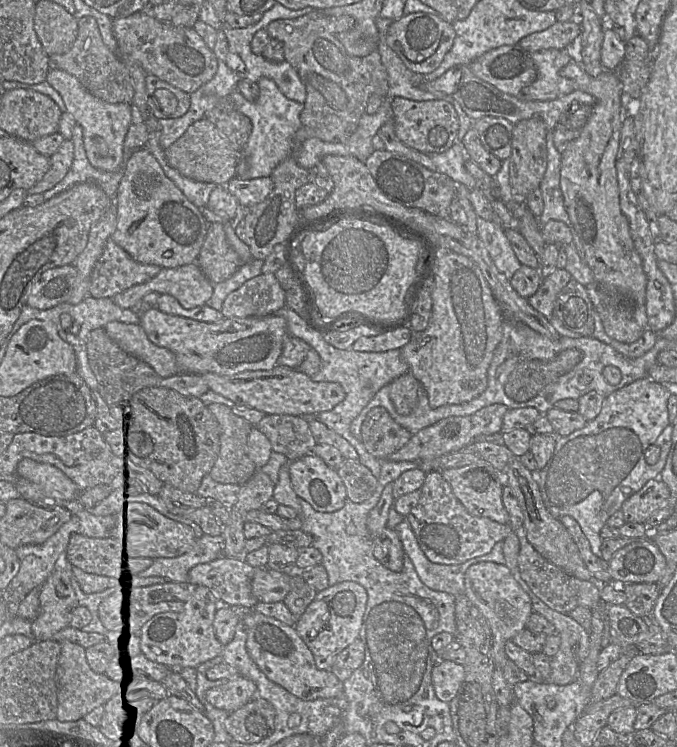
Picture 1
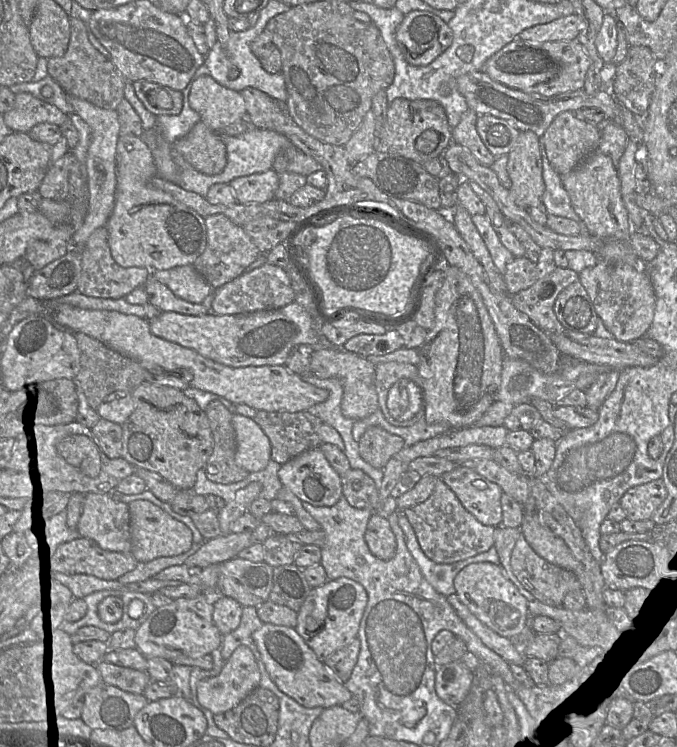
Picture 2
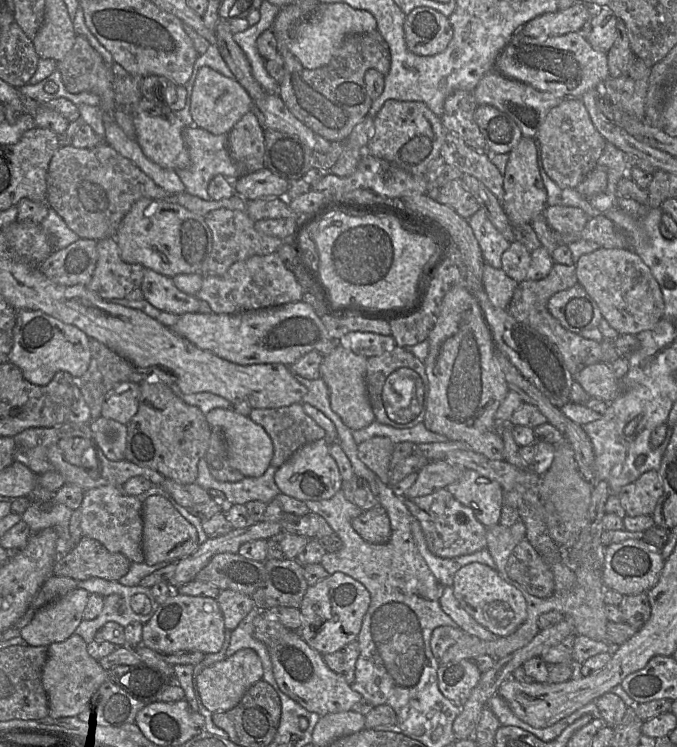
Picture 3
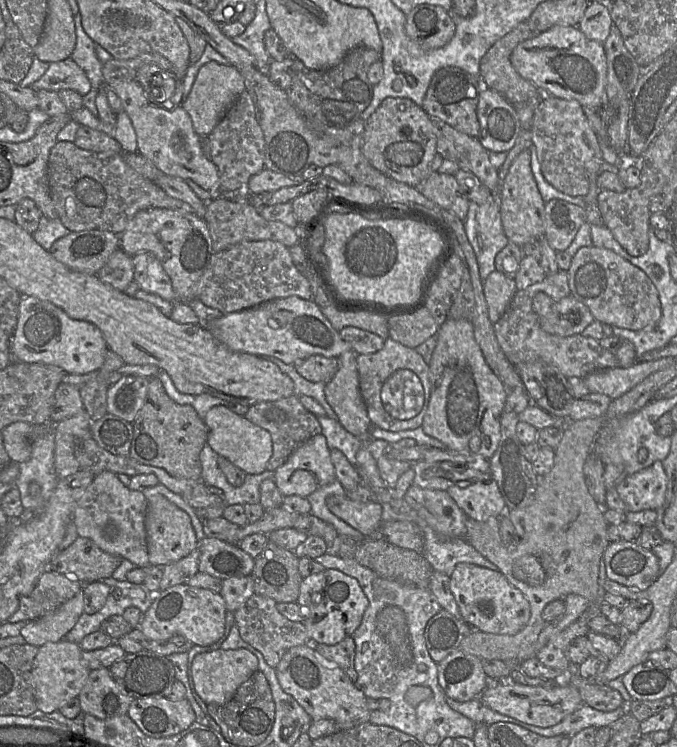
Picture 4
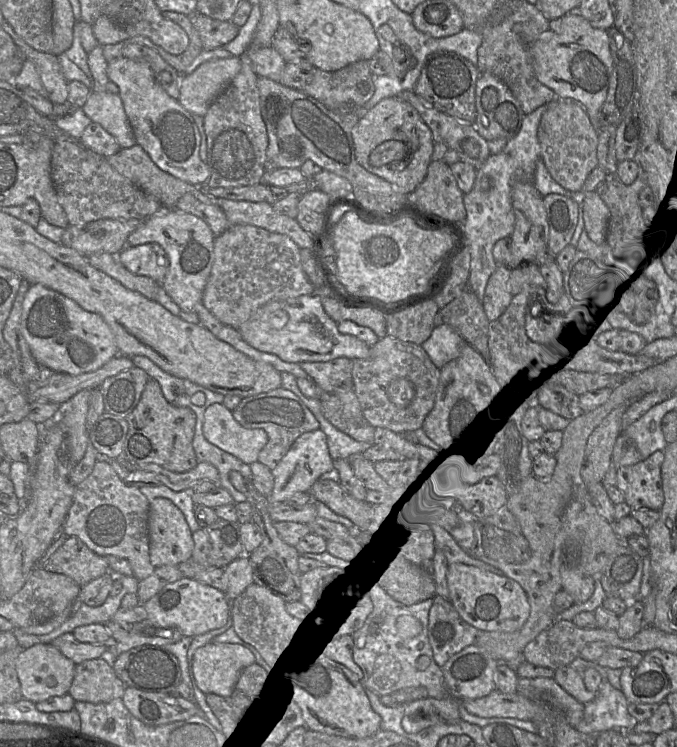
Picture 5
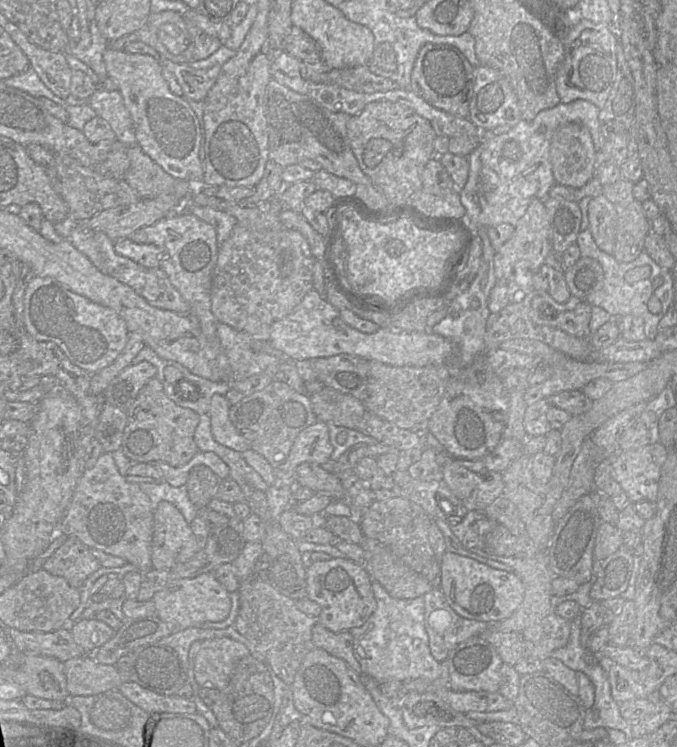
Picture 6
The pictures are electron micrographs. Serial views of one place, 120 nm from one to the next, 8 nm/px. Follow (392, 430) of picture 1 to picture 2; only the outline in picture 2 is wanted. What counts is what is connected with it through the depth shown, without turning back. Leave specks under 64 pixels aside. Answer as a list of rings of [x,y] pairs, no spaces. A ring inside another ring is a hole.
[[[379,426],[366,429],[358,442],[363,460],[377,469],[383,469],[390,458],[405,447],[404,440]]]

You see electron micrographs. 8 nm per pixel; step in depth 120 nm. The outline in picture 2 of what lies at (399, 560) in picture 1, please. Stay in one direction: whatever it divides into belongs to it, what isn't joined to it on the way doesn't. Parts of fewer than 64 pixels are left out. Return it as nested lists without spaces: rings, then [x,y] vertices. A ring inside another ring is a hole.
[[[374,511],[367,523],[364,539],[370,552],[381,560],[390,560],[396,552],[396,538],[388,518]]]

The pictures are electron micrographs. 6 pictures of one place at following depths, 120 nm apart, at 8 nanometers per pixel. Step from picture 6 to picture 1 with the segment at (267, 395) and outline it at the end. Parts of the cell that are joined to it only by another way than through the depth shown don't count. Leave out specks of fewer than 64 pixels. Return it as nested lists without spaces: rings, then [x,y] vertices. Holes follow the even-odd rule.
[[[266,414],[255,427],[270,441],[272,450],[283,454],[289,461],[311,453],[316,445],[307,421],[301,416]]]

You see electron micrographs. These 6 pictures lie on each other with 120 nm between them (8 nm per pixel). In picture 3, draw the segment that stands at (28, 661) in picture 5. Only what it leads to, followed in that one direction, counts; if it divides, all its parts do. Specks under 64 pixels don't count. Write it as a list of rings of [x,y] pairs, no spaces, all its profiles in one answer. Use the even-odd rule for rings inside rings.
[[[76,633],[47,646],[47,659],[42,667],[41,680],[48,698],[49,716],[77,716],[99,686],[107,680],[106,670],[88,654],[86,646],[84,639]]]

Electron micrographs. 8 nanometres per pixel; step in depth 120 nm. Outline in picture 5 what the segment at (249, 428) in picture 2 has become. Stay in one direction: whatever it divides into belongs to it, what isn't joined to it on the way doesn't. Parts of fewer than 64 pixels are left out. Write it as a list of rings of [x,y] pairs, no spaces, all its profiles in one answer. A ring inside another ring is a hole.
[[[223,404],[207,408],[204,434],[211,444],[249,465],[258,461],[259,452],[268,441],[265,430],[243,427],[236,420],[234,411]]]

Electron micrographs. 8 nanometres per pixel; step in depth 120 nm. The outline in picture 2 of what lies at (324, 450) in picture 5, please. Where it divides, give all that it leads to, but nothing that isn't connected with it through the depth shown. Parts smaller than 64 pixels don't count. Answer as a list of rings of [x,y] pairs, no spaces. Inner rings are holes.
[[[319,447],[305,451],[283,464],[278,477],[302,502],[317,507],[335,505],[342,494],[340,475]]]

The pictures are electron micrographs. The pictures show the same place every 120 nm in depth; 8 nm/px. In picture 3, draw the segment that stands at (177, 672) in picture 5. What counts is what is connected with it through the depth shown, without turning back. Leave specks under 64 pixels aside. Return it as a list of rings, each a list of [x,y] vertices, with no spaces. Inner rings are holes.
[[[143,661],[132,665],[116,665],[106,672],[107,679],[145,704],[158,700],[158,695],[171,682],[175,682]]]

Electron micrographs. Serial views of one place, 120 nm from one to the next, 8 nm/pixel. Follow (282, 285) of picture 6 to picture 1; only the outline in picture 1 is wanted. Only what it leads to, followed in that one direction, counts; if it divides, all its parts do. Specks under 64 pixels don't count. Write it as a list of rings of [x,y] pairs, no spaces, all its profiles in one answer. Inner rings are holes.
[[[261,273],[228,294],[221,313],[225,318],[262,317],[285,306],[285,292],[275,274]]]

